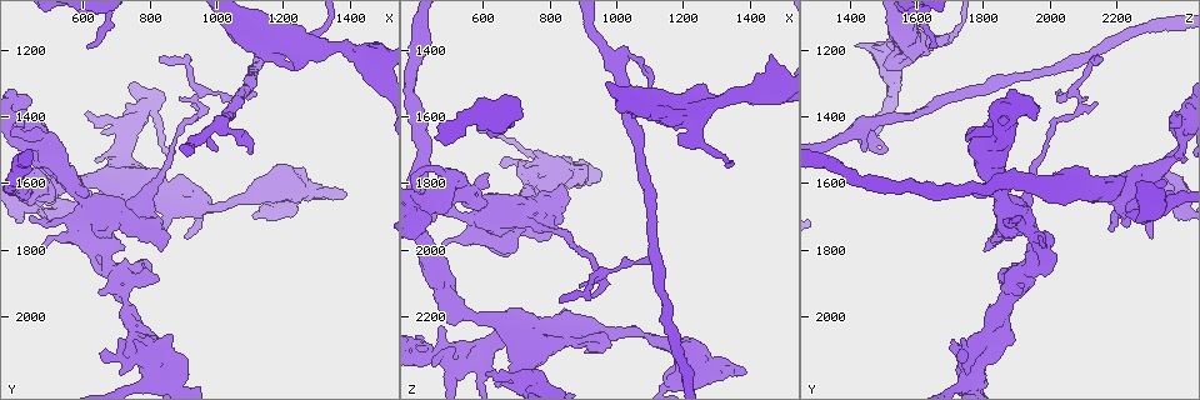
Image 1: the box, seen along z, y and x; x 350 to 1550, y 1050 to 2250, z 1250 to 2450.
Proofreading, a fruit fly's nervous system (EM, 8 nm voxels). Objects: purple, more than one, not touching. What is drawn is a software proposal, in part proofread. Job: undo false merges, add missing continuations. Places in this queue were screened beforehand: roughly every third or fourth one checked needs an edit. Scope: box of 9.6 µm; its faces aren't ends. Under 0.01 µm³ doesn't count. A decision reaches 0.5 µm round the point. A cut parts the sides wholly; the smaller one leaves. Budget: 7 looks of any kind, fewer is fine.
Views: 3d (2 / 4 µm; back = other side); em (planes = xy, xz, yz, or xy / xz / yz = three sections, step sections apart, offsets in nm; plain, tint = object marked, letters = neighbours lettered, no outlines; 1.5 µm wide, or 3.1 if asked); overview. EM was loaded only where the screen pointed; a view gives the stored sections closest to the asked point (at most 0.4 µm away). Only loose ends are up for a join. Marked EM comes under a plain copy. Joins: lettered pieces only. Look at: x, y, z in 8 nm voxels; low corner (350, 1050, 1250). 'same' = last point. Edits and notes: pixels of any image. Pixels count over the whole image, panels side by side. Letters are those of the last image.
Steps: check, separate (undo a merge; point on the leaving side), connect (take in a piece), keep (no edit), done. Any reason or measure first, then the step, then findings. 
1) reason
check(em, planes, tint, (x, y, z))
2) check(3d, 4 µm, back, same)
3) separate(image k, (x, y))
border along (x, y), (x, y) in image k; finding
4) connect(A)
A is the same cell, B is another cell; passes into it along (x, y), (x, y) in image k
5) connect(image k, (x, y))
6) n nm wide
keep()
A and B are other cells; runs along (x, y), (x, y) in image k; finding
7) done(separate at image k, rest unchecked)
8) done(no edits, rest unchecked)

branch stops here
check(3d, 2 µm, (1450, 1180, 1430))

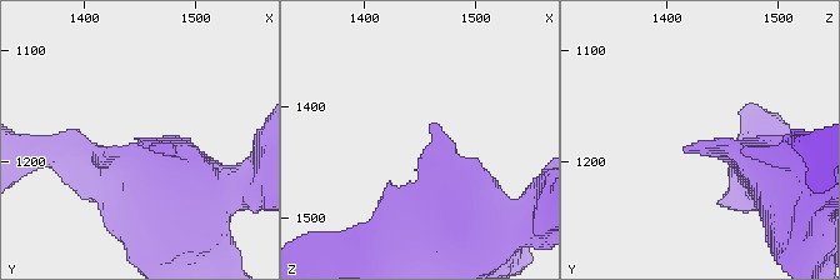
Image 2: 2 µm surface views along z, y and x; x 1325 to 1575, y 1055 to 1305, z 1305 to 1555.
now the EM
check(em, xy, step 8, letters, (1456, 1184, 1422))

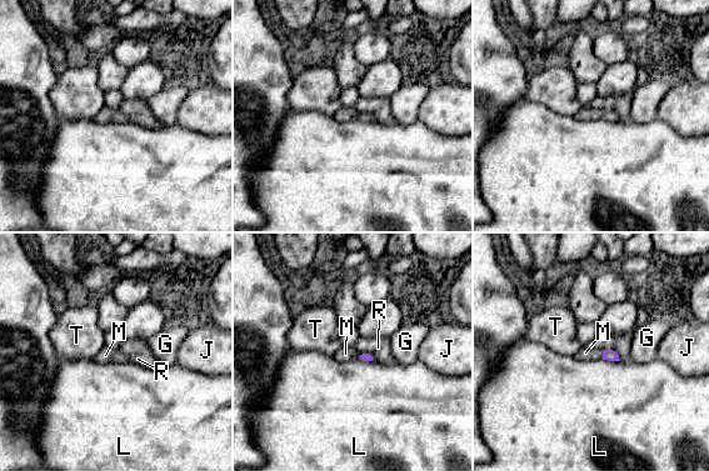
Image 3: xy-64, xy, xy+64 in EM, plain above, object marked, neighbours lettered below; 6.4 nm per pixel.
check(em, planes, letters, same)

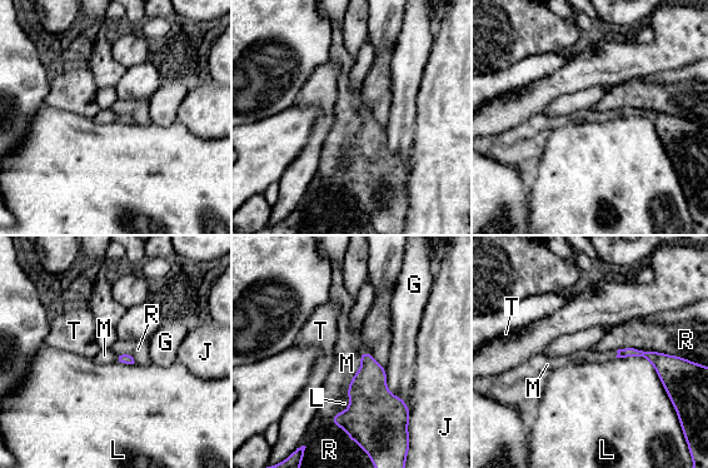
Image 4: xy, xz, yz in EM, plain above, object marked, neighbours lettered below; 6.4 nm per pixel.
connect(image 4, (347, 363))
M is the same cell, G, J, L, R and T are other cells; passes into it along (372, 407), (357, 372), (347, 363) in image 4; it goes on there

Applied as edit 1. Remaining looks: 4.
check(overview)

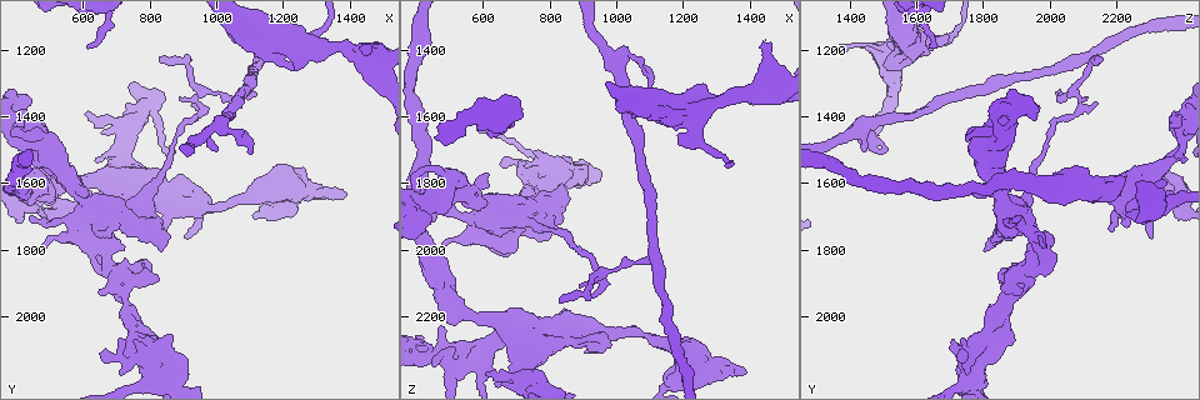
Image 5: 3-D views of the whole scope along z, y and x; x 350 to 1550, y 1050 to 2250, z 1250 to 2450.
branch stops here
check(3d, 2 µm, (450, 1600, 2350))

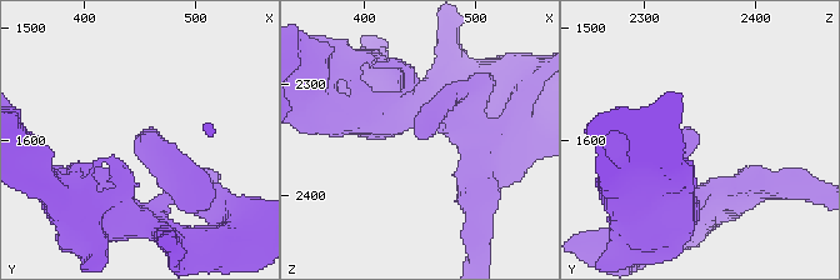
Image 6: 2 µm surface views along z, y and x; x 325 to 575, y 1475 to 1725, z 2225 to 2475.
check(em, planes, tint, (450, 1598, 2352))

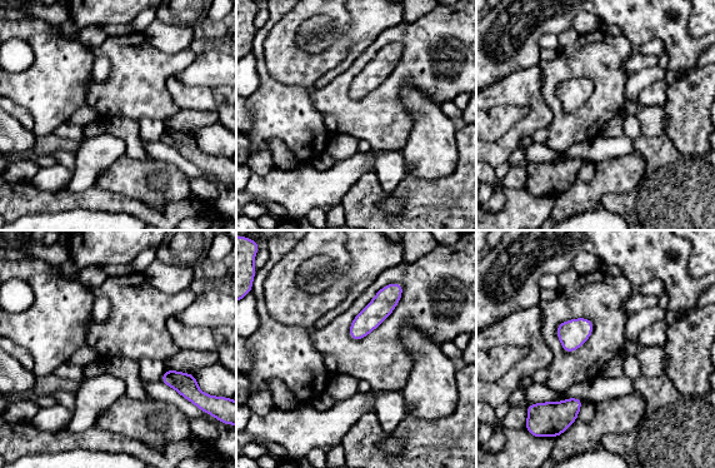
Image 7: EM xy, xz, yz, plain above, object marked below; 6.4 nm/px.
check(em, planes, letters, same)

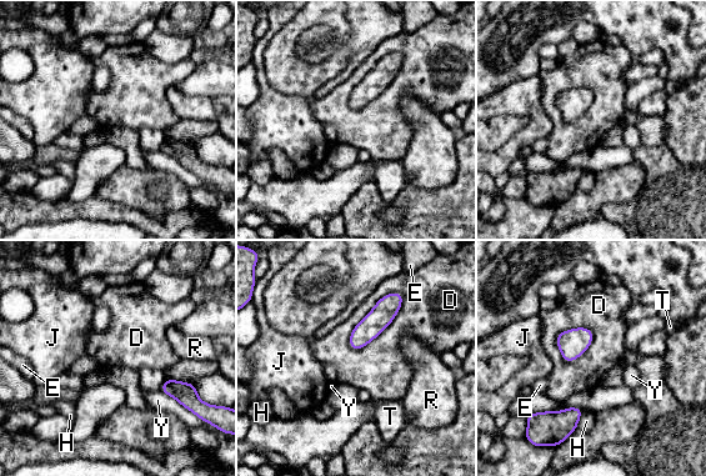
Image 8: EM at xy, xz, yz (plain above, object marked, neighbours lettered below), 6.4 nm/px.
keep()
D, E, H, J, R, T and Y are other cells; border along (400, 292), (395, 317), (352, 350) in image 8; none of them fits

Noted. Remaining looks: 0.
done(connect at image 4, rest unchecked)

